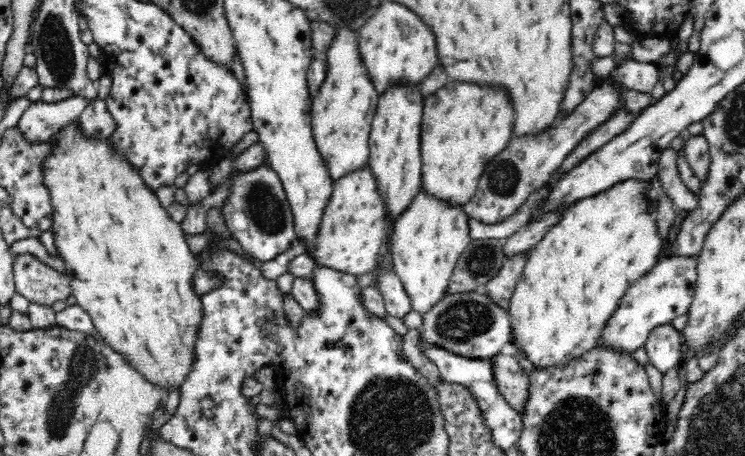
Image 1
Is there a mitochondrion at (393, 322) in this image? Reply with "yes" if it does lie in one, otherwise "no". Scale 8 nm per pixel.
no

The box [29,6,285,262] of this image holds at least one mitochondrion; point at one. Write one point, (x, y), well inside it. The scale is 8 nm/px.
(58, 53)

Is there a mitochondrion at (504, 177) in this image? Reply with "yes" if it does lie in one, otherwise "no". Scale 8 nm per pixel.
yes

